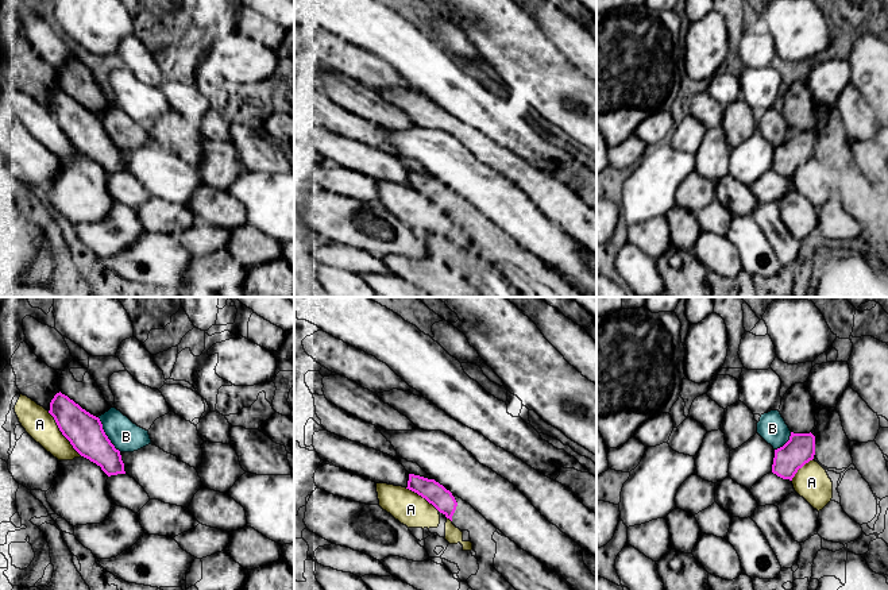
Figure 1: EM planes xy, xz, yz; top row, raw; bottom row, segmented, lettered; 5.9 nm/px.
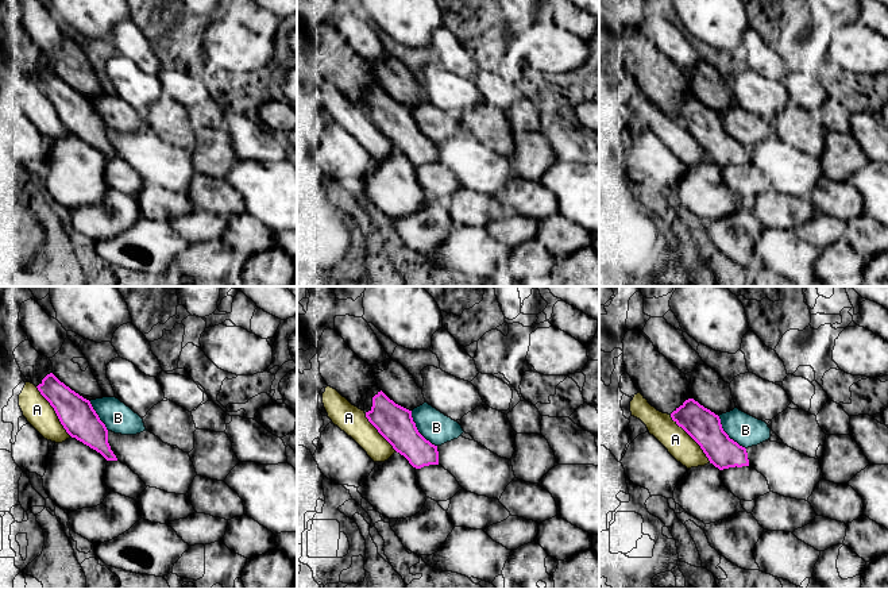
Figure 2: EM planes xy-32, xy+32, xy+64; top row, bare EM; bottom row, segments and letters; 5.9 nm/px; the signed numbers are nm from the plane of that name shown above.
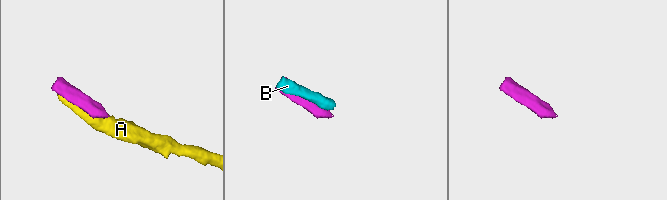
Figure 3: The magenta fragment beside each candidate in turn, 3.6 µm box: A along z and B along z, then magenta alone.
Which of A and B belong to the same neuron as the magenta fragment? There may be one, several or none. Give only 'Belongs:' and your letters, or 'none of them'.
Belongs: none of them

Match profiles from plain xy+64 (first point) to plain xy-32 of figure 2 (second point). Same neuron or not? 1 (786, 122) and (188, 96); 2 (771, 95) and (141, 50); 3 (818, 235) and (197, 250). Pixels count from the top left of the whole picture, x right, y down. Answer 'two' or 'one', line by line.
1: two
2: two
3: two

